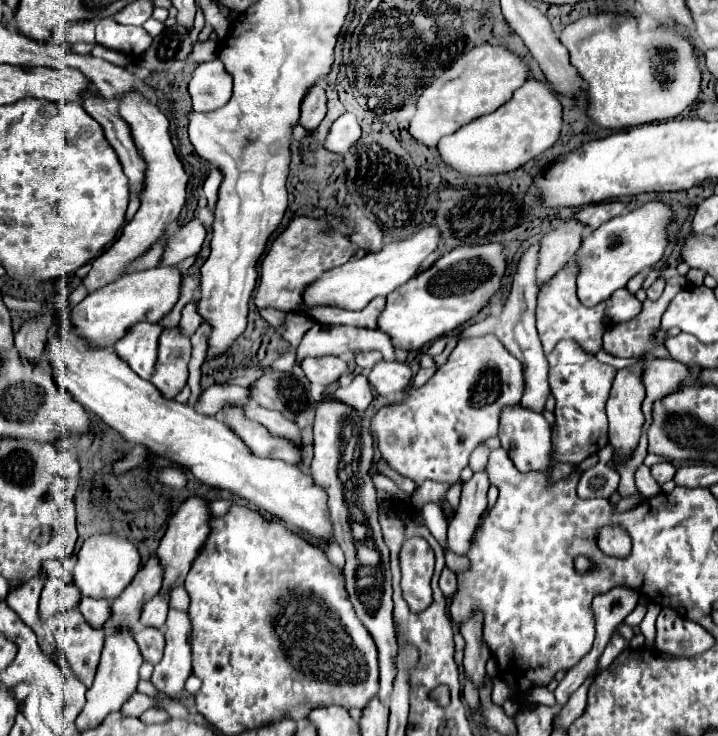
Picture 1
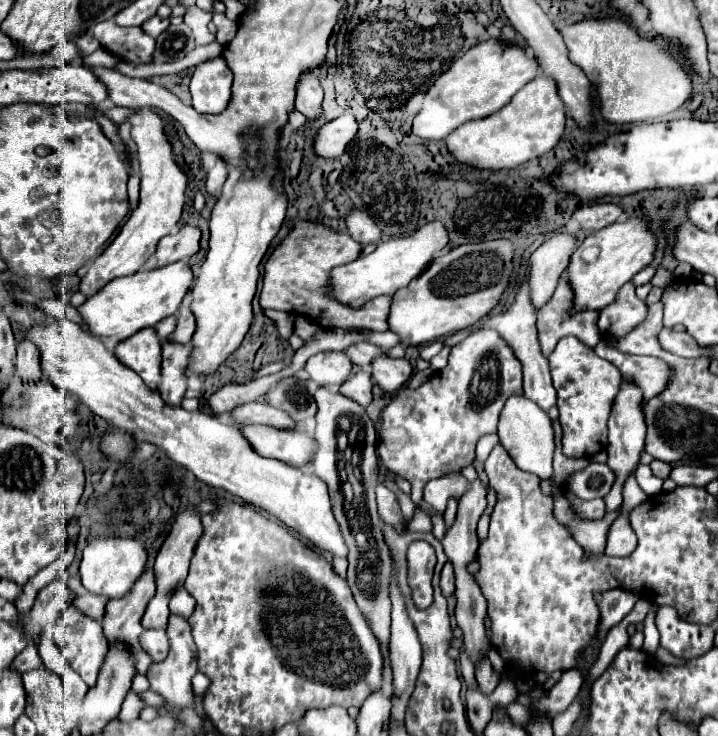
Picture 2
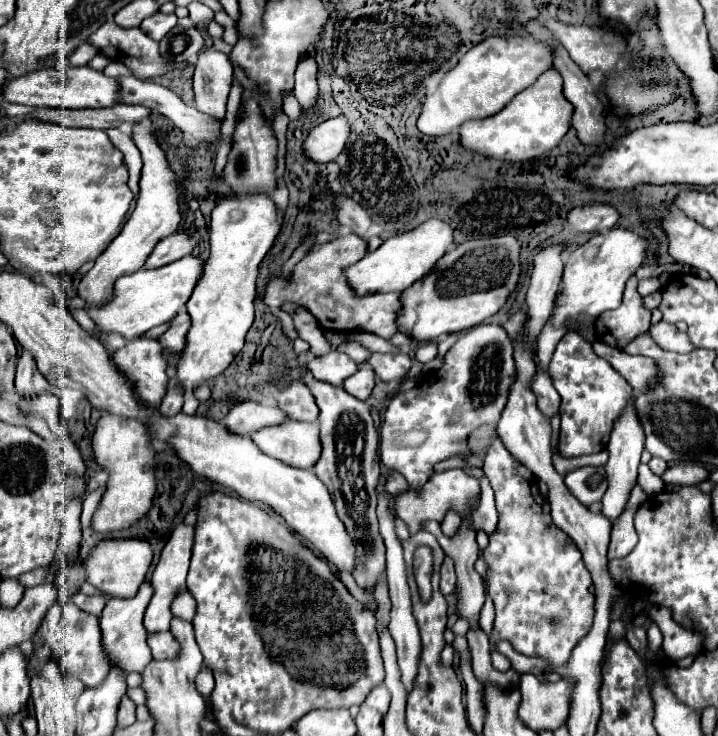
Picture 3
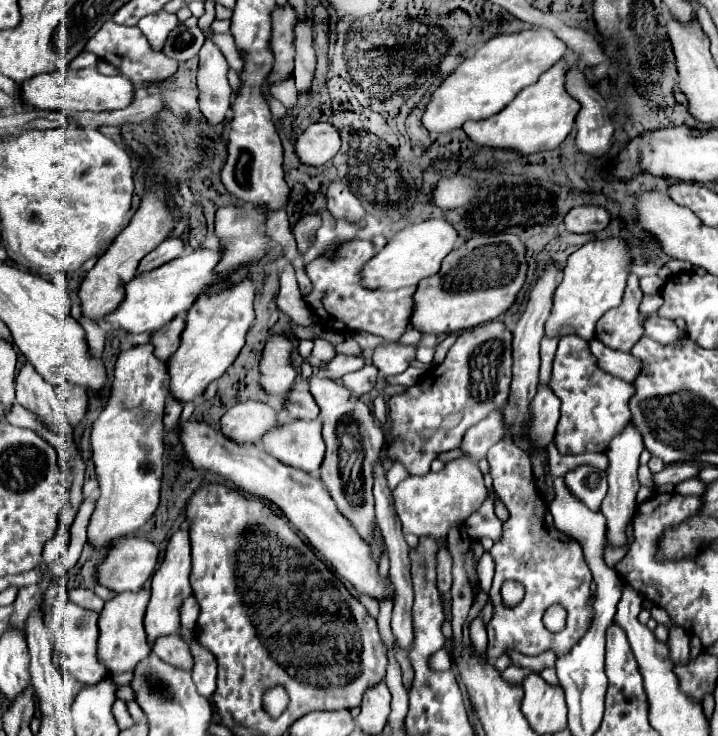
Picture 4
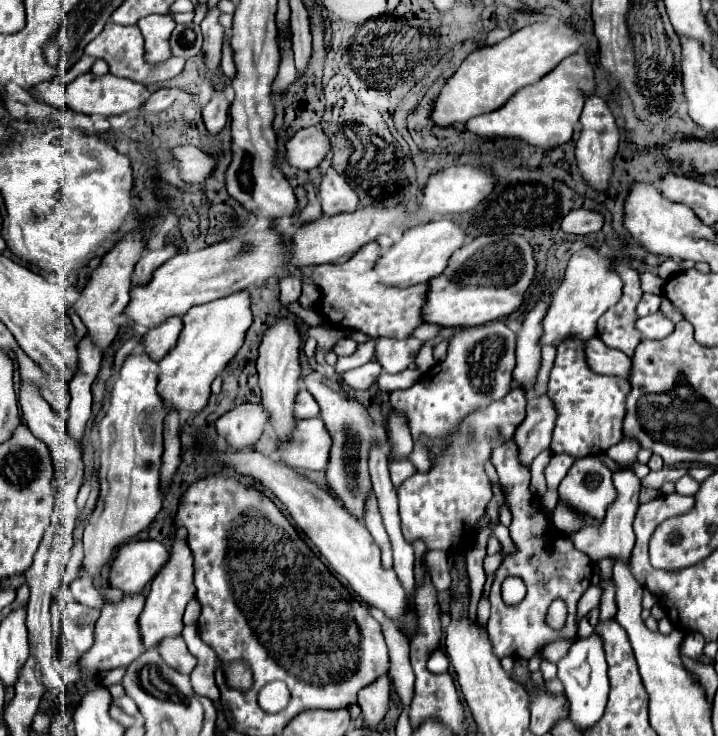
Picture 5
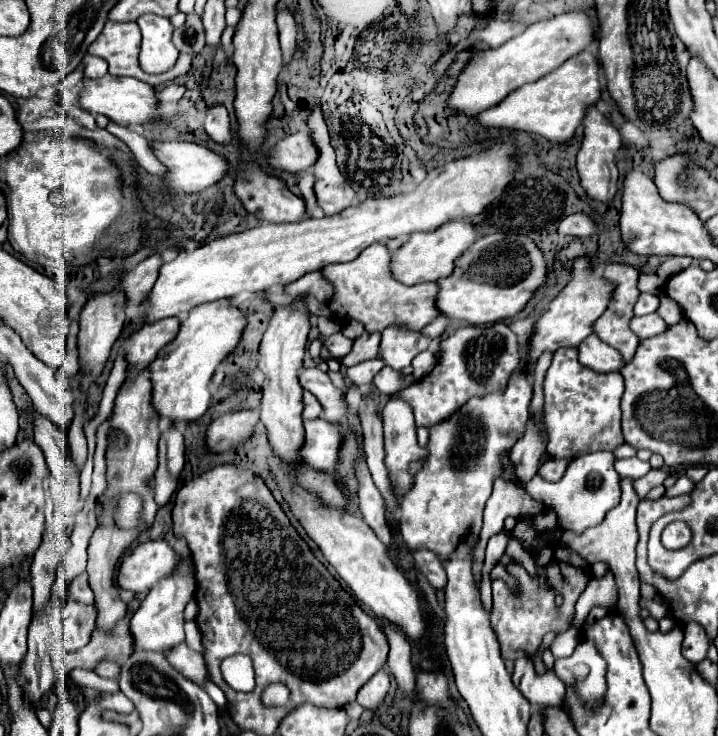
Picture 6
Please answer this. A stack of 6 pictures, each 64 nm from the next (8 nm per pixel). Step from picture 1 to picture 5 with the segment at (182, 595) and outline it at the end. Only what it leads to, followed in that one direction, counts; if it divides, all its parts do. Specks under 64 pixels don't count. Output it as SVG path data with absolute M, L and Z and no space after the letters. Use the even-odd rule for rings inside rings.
M190 600L184 612L184 624L196 624L198 616L200 616L200 604L196 600Z

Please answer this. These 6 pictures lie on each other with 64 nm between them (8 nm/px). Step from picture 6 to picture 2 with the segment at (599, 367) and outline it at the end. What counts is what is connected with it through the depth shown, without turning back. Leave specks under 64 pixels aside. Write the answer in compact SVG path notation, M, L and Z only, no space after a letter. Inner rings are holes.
M604 340L596 344L594 352L600 358L612 362L626 380L632 380L636 386L640 386L640 390L644 392L644 400L650 400L652 396L660 394L660 390L668 384L670 370L668 370L668 364L664 364L660 358L630 356L612 348Z

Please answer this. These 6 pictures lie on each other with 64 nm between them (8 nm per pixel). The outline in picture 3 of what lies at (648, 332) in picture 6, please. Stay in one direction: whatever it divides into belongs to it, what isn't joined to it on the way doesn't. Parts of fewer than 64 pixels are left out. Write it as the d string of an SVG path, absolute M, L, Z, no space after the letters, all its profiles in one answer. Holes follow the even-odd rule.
M660 320L658 324L652 324L648 328L650 336L654 338L654 342L664 348L664 350L672 350L672 352L692 352L694 346L692 342L688 340L688 334L680 332L674 324L668 324L664 320Z

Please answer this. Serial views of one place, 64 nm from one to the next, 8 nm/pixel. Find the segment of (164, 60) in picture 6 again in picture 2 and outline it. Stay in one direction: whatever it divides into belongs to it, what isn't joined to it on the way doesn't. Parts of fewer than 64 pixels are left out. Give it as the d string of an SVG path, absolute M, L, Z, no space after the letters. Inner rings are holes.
M152 16L142 24L142 30L154 38L158 38L166 28L170 26L170 18L160 18L160 16Z

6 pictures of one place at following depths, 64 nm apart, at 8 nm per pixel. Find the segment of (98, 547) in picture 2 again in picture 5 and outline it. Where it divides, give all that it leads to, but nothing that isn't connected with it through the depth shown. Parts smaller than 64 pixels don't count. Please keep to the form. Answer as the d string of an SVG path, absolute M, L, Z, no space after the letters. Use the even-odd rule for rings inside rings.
M156 540L128 542L118 548L110 570L110 584L128 594L144 592L146 586L170 560L170 550Z

